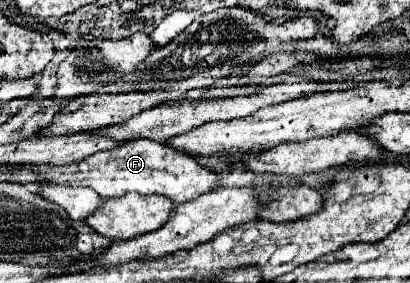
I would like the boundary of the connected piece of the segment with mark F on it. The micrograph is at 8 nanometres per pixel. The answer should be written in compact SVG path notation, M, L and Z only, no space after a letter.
M150 139L128 141L118 149L94 153L80 163L34 165L32 171L42 177L42 181L38 181L40 187L48 187L48 185L82 187L84 185L84 187L92 187L102 199L122 197L134 191L140 195L158 193L158 195L166 195L174 203L186 203L218 187L218 173L200 165L194 157L186 153L174 153L174 149L166 149L162 143L156 143Z

